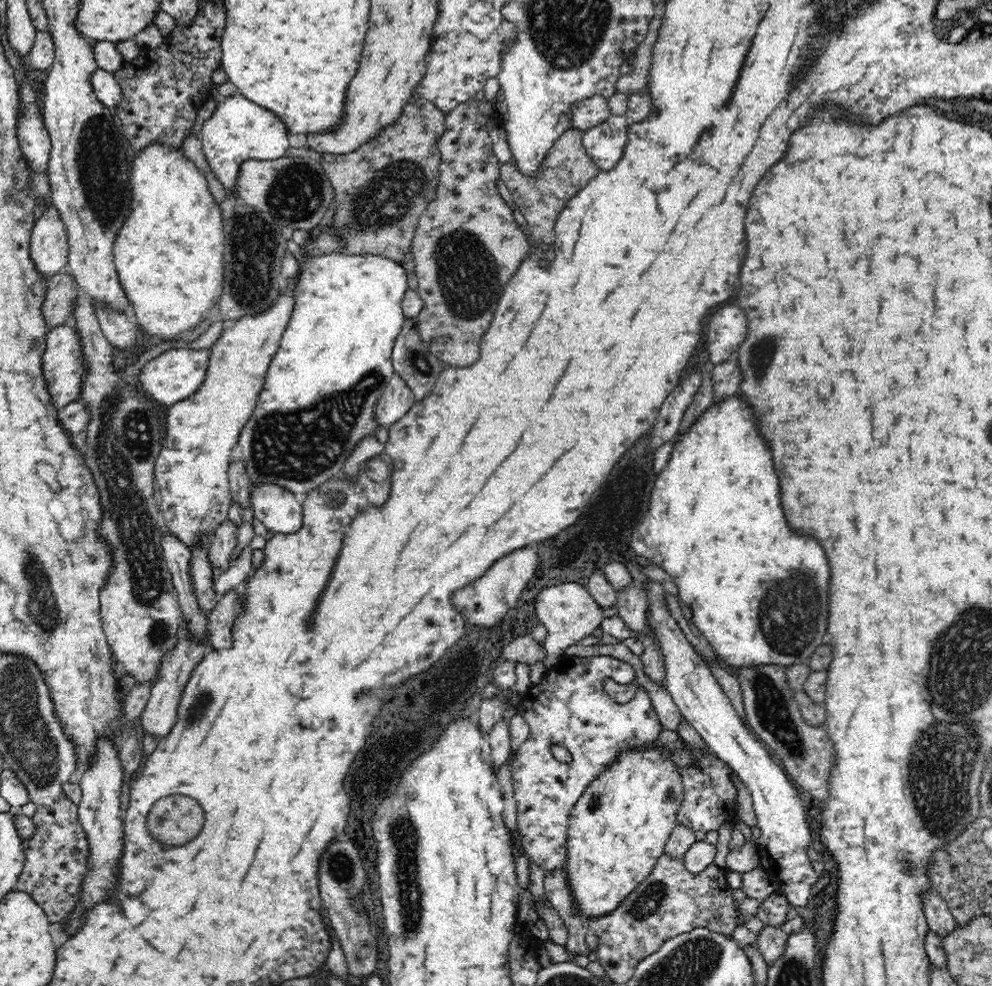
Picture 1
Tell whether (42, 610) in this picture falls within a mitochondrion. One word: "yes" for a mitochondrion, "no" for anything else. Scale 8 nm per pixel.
yes

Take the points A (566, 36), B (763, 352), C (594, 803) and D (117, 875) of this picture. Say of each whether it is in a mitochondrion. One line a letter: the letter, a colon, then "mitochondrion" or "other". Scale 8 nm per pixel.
A: mitochondrion
B: mitochondrion
C: mitochondrion
D: other

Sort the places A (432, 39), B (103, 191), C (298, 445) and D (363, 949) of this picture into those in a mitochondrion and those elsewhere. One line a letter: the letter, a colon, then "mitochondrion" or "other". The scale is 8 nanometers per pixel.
A: other
B: mitochondrion
C: mitochondrion
D: mitochondrion

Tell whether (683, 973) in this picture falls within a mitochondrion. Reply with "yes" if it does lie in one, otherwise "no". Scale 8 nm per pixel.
yes

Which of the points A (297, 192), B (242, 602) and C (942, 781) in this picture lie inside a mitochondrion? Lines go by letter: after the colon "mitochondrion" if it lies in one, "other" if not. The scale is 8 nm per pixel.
A: mitochondrion
B: other
C: mitochondrion

